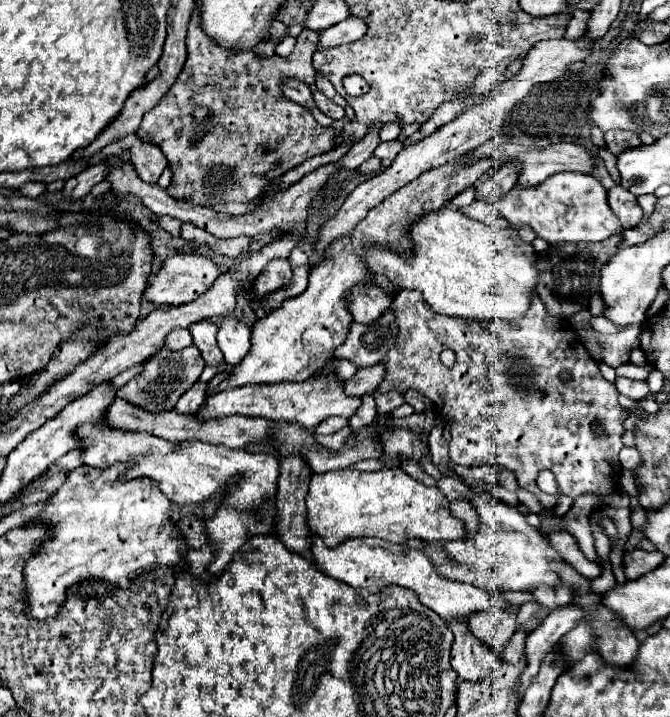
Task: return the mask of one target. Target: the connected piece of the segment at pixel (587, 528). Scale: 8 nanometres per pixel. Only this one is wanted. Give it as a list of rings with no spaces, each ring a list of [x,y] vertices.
[[[583,496],[583,498],[575,500],[573,508],[565,514],[567,532],[571,532],[577,538],[583,554],[595,564],[601,564],[601,562],[599,562],[597,550],[595,550],[595,544],[593,544],[589,514],[591,514],[593,508],[599,508],[599,506],[601,506],[601,500],[597,496]]]

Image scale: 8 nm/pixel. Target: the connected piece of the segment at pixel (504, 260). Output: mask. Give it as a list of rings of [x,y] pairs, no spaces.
[[[445,206],[417,220],[411,226],[411,240],[415,244],[413,256],[399,256],[389,250],[369,248],[361,252],[363,260],[369,264],[373,272],[385,274],[391,282],[399,284],[401,288],[419,290],[423,294],[423,300],[429,306],[433,306],[433,310],[439,314],[459,316],[459,318],[469,318],[469,320],[479,320],[479,322],[491,322],[495,318],[513,322],[513,320],[523,318],[525,312],[529,310],[531,300],[535,296],[537,278],[539,278],[539,270],[535,268],[537,252],[533,250],[531,242],[521,240],[517,230],[483,224],[479,220],[473,220],[461,214],[459,210]]]

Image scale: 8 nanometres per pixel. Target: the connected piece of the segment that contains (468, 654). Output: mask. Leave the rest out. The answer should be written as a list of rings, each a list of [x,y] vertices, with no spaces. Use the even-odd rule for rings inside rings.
[[[451,624],[451,632],[455,634],[451,666],[457,672],[459,680],[479,682],[483,678],[489,678],[491,672],[501,666],[499,658],[487,652],[487,648],[483,648],[483,644],[471,636],[467,624]]]

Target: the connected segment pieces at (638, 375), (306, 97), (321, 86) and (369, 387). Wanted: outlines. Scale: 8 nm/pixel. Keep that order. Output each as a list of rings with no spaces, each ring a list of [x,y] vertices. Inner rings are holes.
[[[623,364],[619,368],[615,368],[617,376],[625,376],[625,378],[631,378],[631,380],[645,380],[647,374],[649,374],[649,366],[635,366],[635,364]]]
[[[287,80],[287,84],[283,84],[283,92],[291,100],[295,100],[297,104],[301,104],[301,106],[307,106],[307,108],[315,108],[317,106],[315,100],[313,100],[311,88],[305,86],[305,84],[301,84],[301,82],[297,82],[297,80]]]
[[[317,74],[317,90],[321,90],[327,98],[331,98],[335,104],[339,104],[339,106],[347,106],[347,102],[345,102],[345,98],[343,96],[339,96],[337,92],[335,92],[335,88],[327,82],[327,80],[323,80],[323,76],[321,74]]]
[[[375,364],[371,368],[359,368],[357,374],[345,382],[345,394],[347,396],[363,396],[371,394],[379,380],[383,380],[383,364]]]

